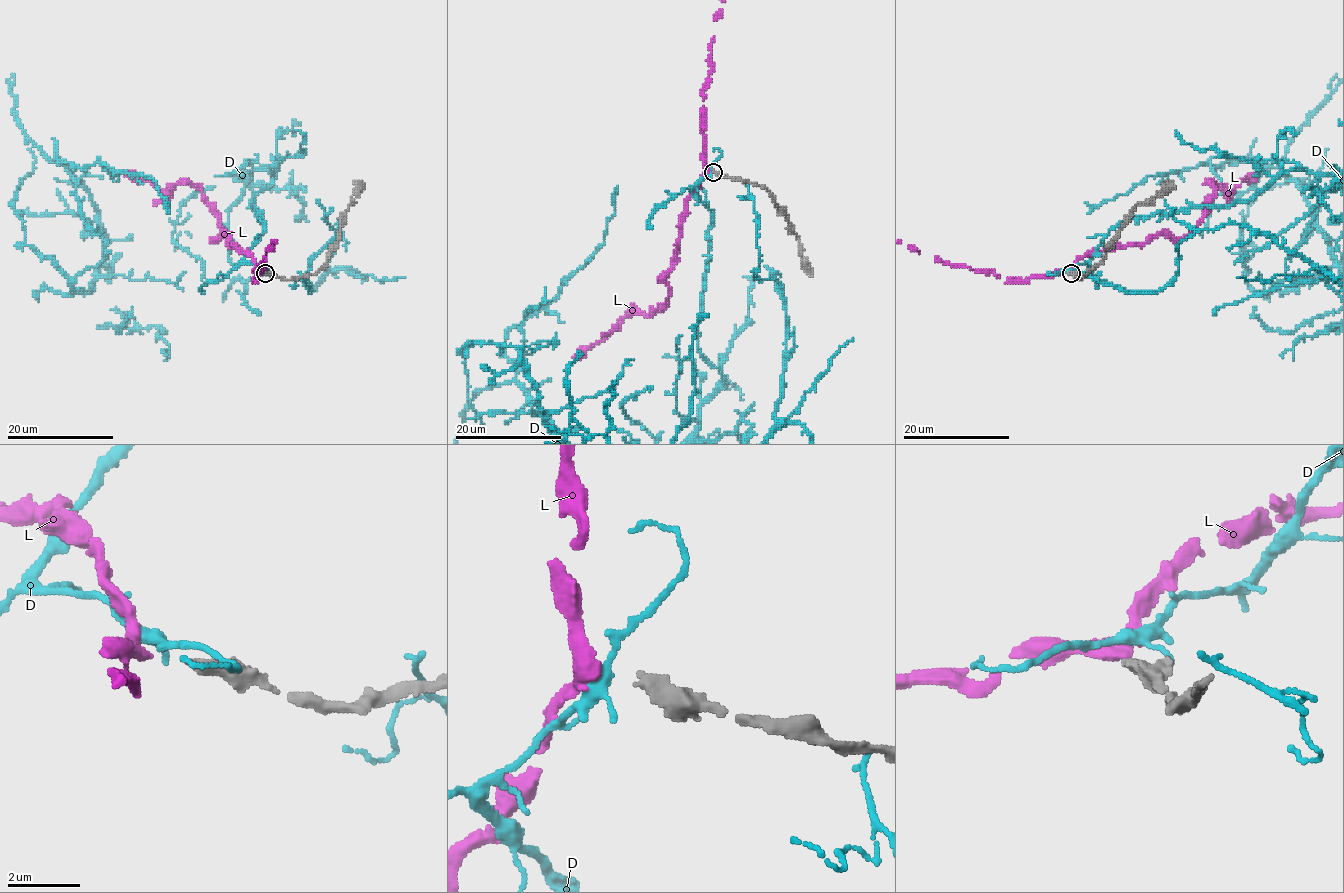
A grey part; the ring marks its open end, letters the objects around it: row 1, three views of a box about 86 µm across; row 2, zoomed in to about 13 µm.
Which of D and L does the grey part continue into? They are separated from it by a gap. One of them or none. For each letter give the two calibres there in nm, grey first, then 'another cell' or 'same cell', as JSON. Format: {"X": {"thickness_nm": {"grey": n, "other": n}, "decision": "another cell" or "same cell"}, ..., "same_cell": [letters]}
{"D": {"thickness_nm": {"grey": 380, "other": 360}, "decision": "another cell"}, "L": {"thickness_nm": {"grey": 380, "other": 360}, "decision": "same cell"}, "same_cell": ["L"]}

